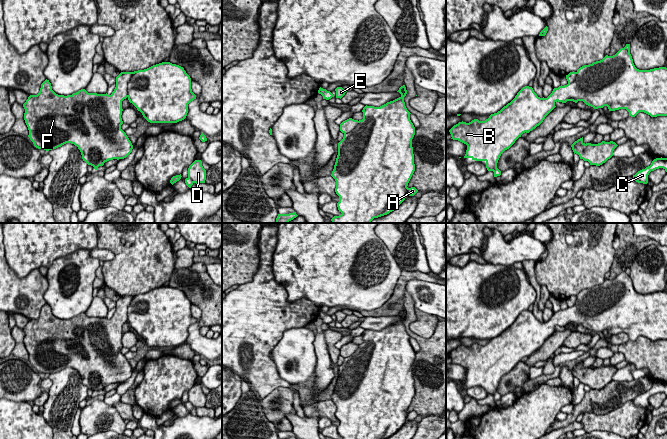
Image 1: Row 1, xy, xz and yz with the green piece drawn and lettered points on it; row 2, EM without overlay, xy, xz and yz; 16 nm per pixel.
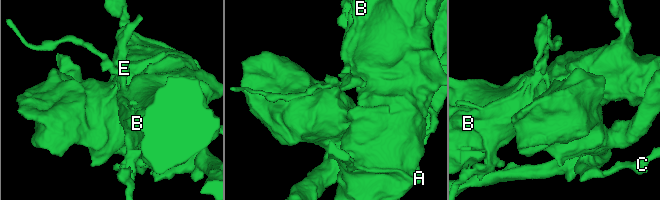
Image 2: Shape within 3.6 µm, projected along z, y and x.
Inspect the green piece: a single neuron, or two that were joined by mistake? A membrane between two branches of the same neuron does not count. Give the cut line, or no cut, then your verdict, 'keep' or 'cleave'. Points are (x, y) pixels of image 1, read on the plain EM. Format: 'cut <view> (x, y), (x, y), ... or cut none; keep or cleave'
cut xy (133, 296), (127, 309), (126, 320); cleave

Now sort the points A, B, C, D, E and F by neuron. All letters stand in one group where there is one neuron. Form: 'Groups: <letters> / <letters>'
Groups: A B C / D E F

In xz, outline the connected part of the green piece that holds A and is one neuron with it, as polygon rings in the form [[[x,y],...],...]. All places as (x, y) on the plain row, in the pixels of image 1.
[[[405,309],[397,316],[401,318],[399,322],[380,331],[366,329],[362,334],[363,343],[338,367],[331,400],[336,405],[337,431],[341,439],[387,439],[407,420],[418,416],[415,411],[407,411],[415,395],[412,371],[415,351],[404,326]]]

